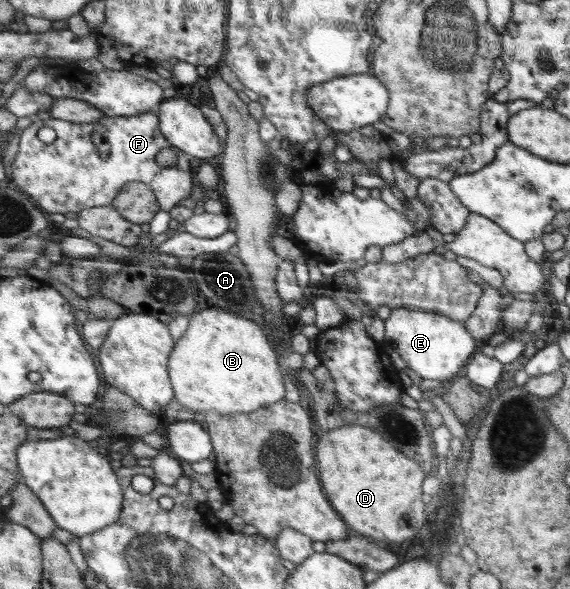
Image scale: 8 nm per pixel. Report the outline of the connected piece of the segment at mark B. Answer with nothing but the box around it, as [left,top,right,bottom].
[171,309,286,415]

